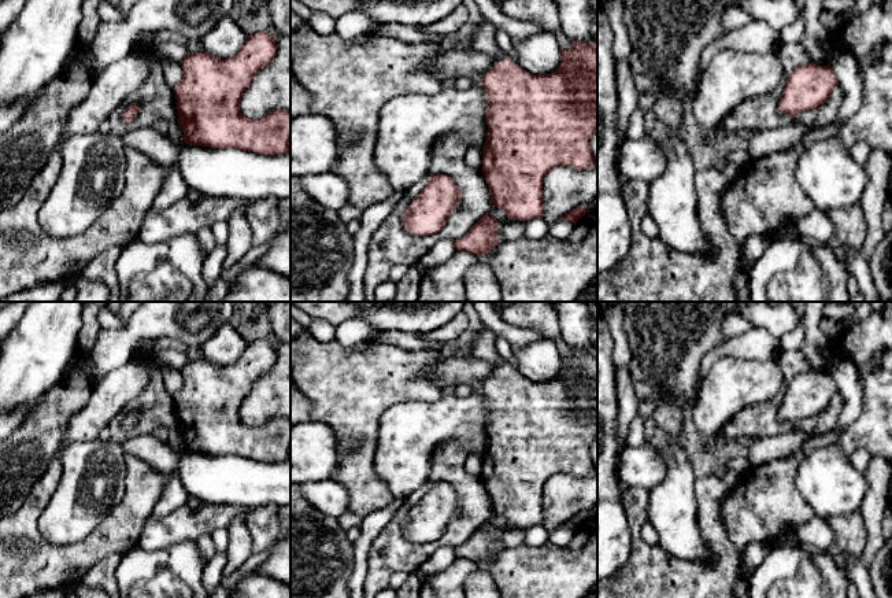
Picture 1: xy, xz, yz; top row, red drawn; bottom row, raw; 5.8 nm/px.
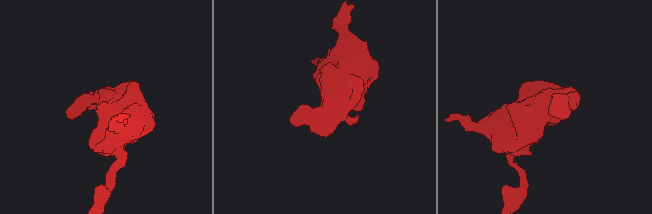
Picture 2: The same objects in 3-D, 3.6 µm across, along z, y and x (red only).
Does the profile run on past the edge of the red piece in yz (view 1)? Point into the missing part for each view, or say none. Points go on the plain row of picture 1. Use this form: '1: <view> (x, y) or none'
1: none

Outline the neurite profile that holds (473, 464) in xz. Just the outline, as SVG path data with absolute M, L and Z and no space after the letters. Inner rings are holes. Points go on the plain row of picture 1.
M469 455L464 462L466 470L473 476L482 476L482 457Z

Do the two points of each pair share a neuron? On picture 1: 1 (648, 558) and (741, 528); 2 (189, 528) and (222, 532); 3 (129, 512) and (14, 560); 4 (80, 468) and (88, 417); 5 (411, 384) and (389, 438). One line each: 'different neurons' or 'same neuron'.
1: different neurons
2: different neurons
3: same neuron
4: different neurons
5: different neurons

